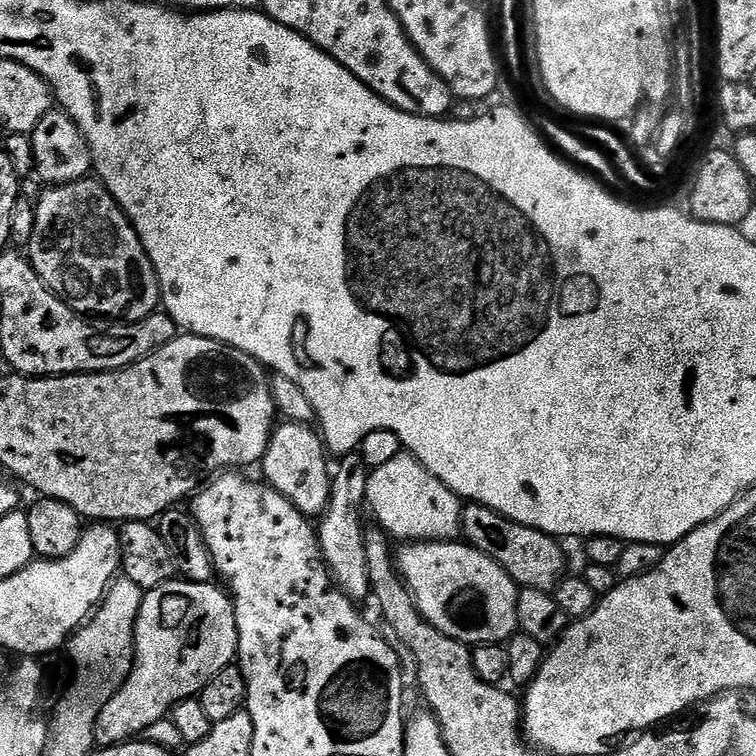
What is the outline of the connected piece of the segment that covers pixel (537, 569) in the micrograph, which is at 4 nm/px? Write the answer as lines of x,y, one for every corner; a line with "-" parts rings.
469,503
462,512
462,536
473,548
486,554
520,588
533,588
543,592
555,593
561,580
569,571
568,560
564,557
564,548
555,536
548,536
542,530
534,530
525,524
507,520
502,514
484,508
480,504

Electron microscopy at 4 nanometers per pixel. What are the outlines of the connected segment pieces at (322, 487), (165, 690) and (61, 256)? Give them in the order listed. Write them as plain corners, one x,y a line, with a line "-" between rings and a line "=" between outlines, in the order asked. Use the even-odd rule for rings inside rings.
284,422
273,431
268,449
262,461
262,469
264,468
263,479
269,488
278,490
278,494
282,494
294,505
303,516
309,518
319,518
323,516
330,503
330,490
332,489
332,472
330,464
328,468
329,453
324,447
321,433
315,427
306,424
294,424
=
216,582
210,584
176,583
159,584
157,588
149,588
145,591
142,610
139,614
139,620
136,623
136,663
132,666
132,672
128,676
128,681
117,690
114,698
110,698
110,702
106,702
106,706
102,706
102,714
98,714
96,743
99,747
113,748
115,744
123,744
131,741
133,738
139,737
141,734
147,733
148,728
154,726
159,720
165,719
175,705
180,704
184,700
199,697
200,691
206,686
206,682
210,682
210,678
214,678
214,674
233,667
234,661
237,659
240,651
240,635
238,634
238,622
236,621
231,595
=
99,179
49,187
36,204
26,255
40,281
76,313
141,320
161,307
154,266
120,203

